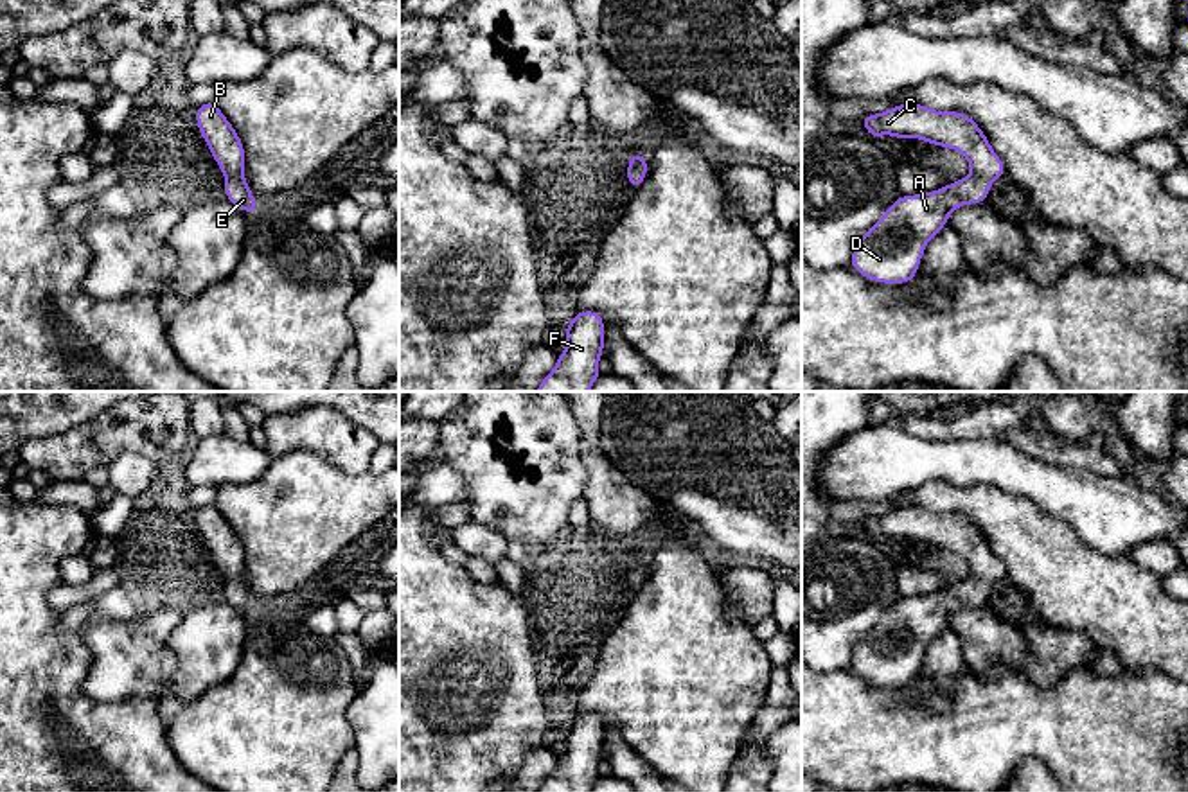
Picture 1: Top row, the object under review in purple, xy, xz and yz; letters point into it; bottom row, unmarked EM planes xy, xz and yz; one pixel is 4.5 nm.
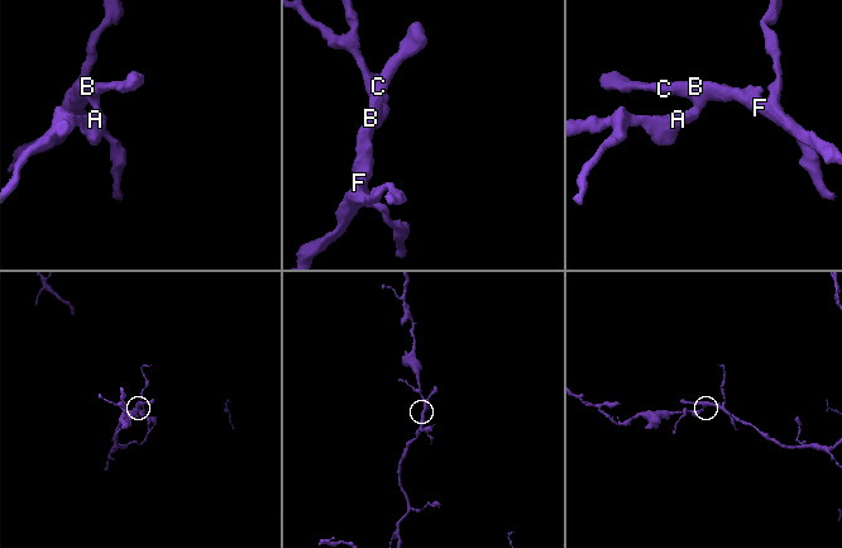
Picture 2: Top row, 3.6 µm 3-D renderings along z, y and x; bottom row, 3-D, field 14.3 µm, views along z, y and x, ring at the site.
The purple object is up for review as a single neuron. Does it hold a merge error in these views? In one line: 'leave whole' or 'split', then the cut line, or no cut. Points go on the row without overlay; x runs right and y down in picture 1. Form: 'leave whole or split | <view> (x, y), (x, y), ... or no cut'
leave whole | no cut

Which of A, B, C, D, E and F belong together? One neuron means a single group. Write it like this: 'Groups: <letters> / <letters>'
Groups: A B C D E F

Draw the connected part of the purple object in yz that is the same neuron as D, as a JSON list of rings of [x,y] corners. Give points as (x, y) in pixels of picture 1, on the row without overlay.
[[[904,505],[859,521],[872,541],[920,541],[962,555],[971,576],[935,594],[899,598],[856,645],[850,668],[872,684],[908,686],[915,681],[927,645],[947,627],[949,616],[969,605],[987,605],[990,587],[1005,576],[981,530],[965,515],[936,514]]]

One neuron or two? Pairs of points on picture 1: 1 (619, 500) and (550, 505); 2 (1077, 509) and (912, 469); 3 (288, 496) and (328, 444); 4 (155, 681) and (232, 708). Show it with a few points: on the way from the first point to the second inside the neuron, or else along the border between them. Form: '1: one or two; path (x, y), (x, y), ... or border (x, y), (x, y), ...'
1: two; border (579, 457), (586, 475), (583, 498)
2: one; path (1036, 480), (1001, 464), (953, 464)
3: two; border (277, 455), (308, 449), (356, 475)
4: two; border (175, 704), (169, 712)

